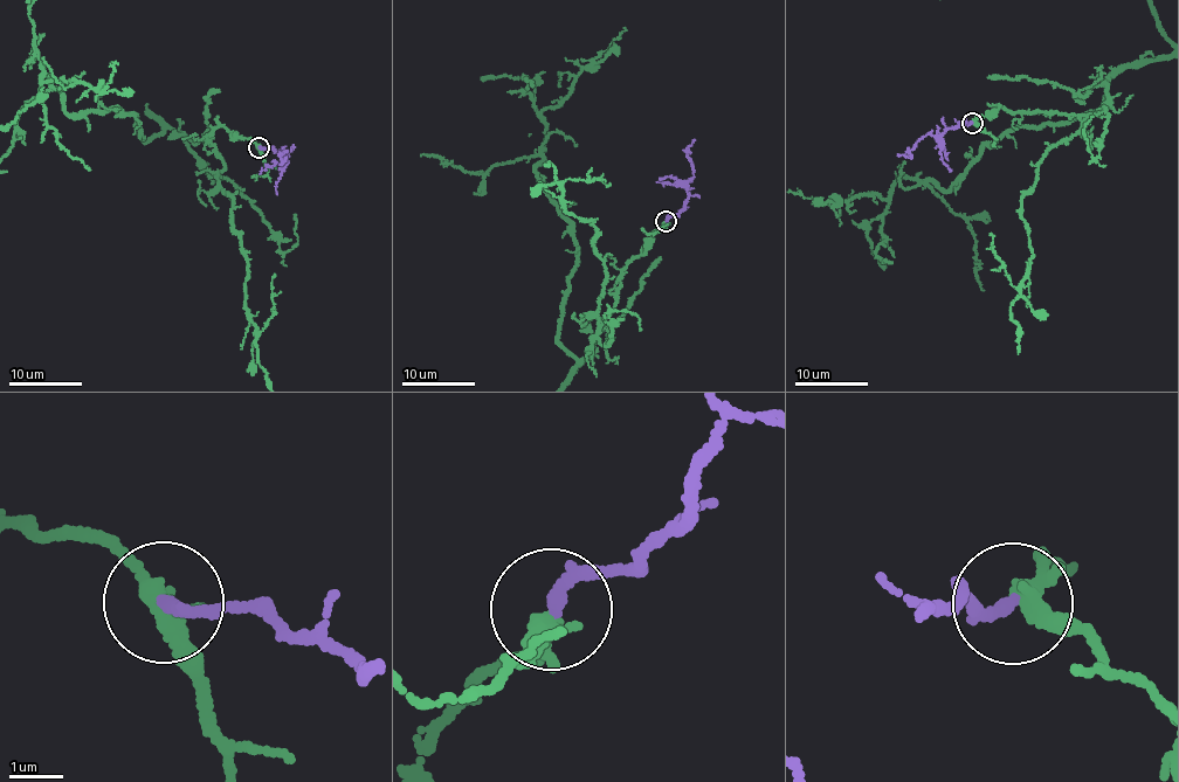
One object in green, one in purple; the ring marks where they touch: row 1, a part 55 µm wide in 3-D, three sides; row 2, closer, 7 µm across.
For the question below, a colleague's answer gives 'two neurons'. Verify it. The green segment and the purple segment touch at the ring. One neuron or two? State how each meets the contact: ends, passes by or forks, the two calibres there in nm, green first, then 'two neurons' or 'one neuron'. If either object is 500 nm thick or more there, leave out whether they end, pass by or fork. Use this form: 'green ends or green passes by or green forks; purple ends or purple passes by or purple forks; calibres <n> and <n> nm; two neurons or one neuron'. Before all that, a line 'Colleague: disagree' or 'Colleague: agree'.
Colleague: agree
green passes by; purple ends; calibres 360 and 240 nm; two neurons

